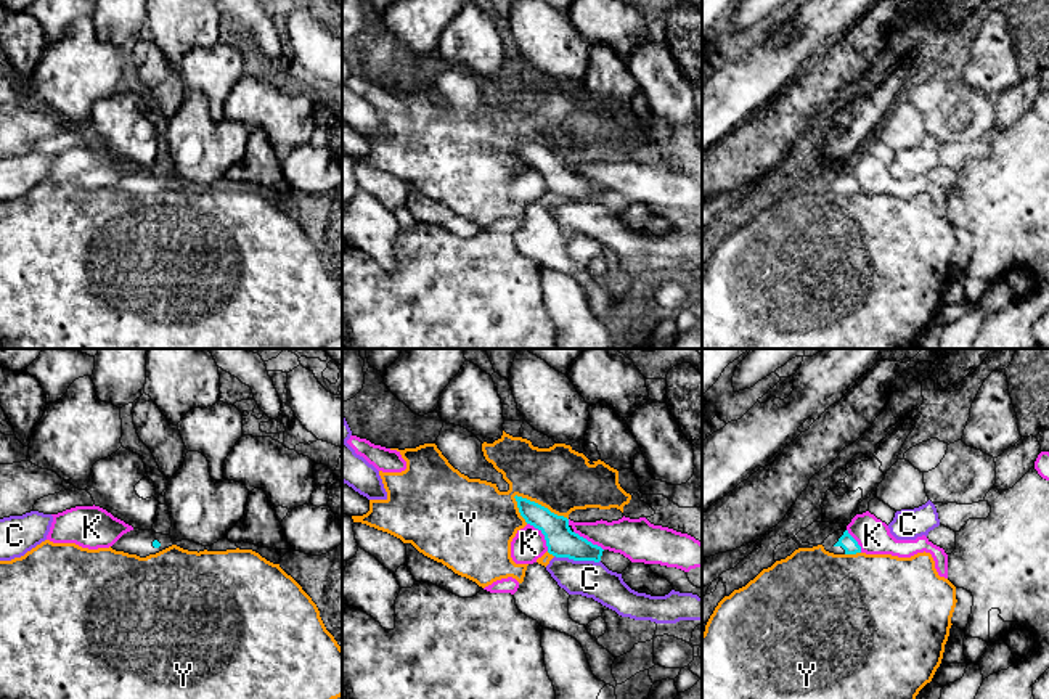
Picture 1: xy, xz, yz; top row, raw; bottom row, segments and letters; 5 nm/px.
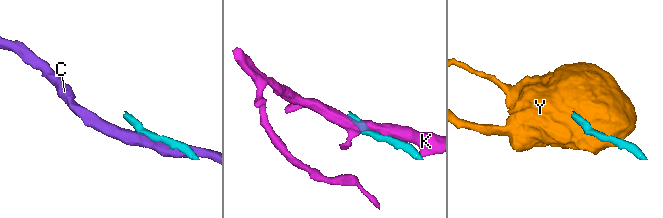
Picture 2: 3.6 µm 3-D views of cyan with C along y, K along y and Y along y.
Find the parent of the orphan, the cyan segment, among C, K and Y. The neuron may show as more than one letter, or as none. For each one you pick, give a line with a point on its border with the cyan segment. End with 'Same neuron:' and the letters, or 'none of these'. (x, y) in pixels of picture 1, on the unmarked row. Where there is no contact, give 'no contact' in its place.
Same neuron: none of these

